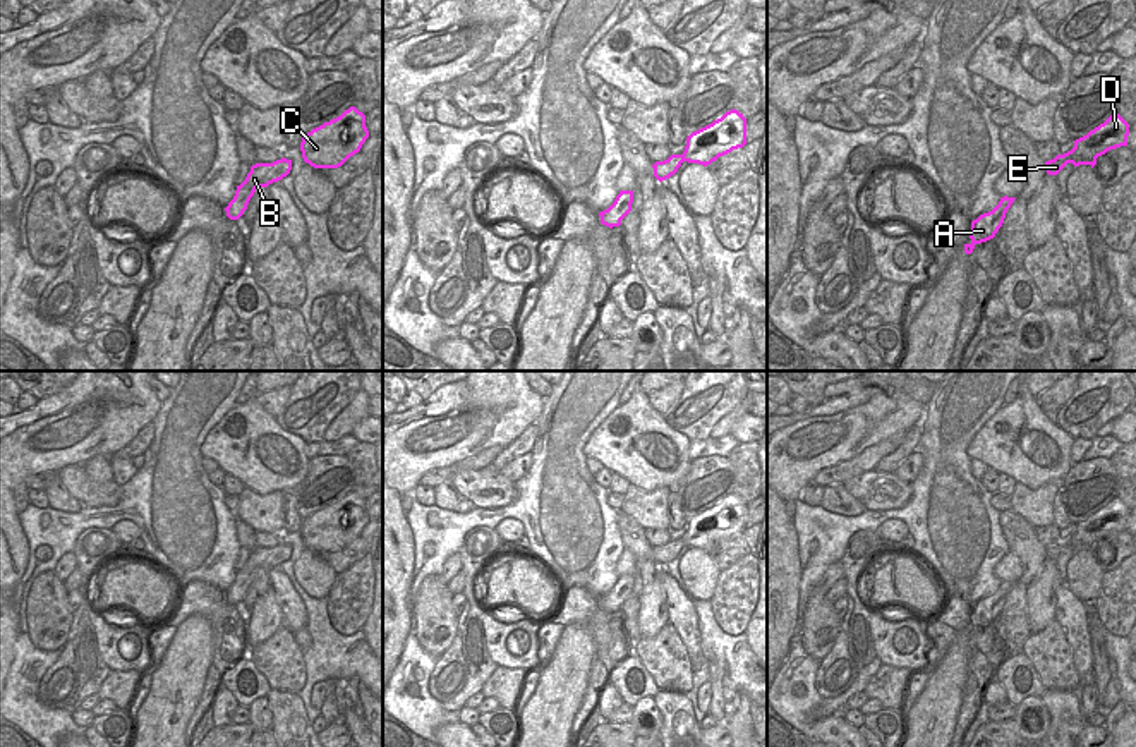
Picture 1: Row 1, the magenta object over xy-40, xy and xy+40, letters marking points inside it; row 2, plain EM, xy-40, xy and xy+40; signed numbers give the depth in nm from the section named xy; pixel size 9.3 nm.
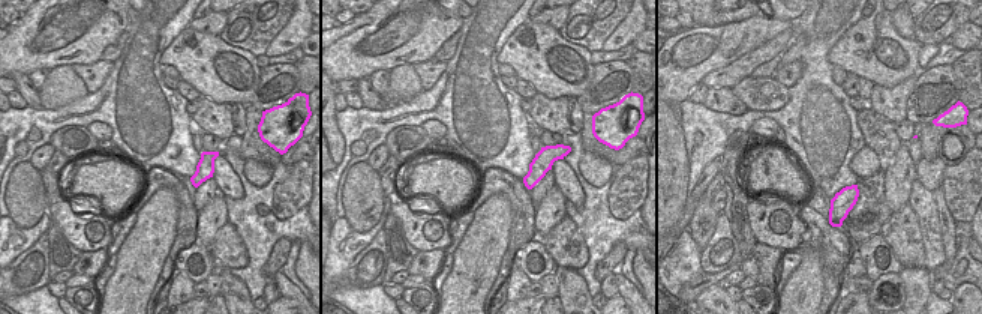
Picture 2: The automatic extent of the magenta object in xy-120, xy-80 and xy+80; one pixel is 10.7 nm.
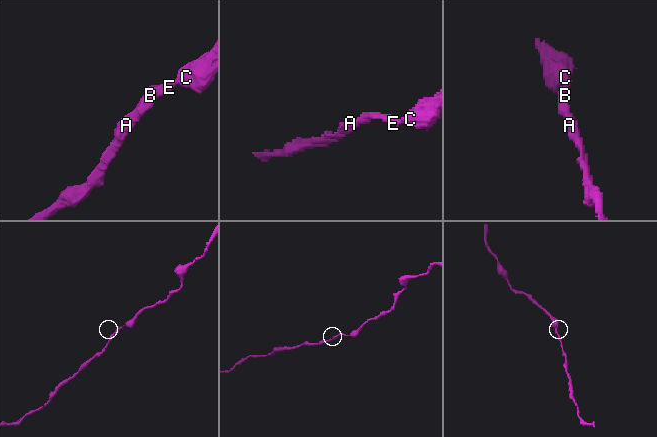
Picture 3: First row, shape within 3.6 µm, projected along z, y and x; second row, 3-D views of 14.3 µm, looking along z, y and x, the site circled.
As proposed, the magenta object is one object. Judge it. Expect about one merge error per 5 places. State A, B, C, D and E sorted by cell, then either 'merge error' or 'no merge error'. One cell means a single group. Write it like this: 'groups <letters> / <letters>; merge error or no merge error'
groups A B C D E; no merge error

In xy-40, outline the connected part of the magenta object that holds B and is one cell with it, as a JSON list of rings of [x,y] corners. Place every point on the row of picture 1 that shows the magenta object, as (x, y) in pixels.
[[[281,158],[273,163],[256,163],[251,167],[245,180],[237,185],[233,199],[225,208],[230,220],[239,220],[257,187],[268,187],[273,182],[281,180],[292,170],[292,160]]]

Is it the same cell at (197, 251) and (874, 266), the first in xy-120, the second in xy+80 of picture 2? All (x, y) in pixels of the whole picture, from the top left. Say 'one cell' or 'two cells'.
one cell

